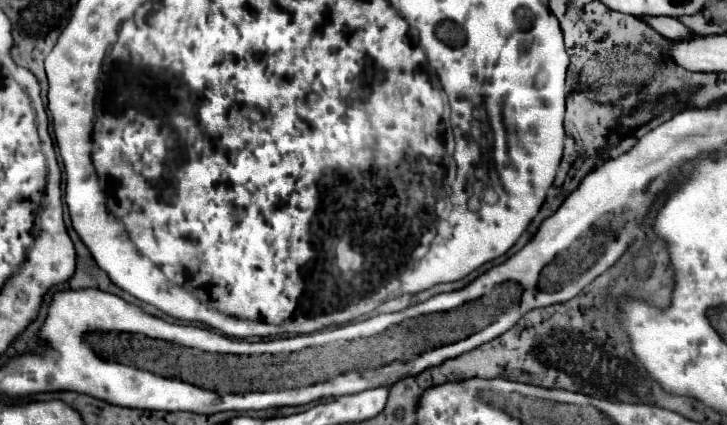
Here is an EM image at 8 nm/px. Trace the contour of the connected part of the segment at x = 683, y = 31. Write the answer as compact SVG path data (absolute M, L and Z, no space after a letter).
M644 16L642 18L646 24L650 24L656 32L660 32L662 36L666 36L668 40L672 42L680 42L680 40L692 40L696 34L686 28L684 24L680 24L680 20L676 18L666 18L666 16L658 16L658 18L650 18L650 16Z

